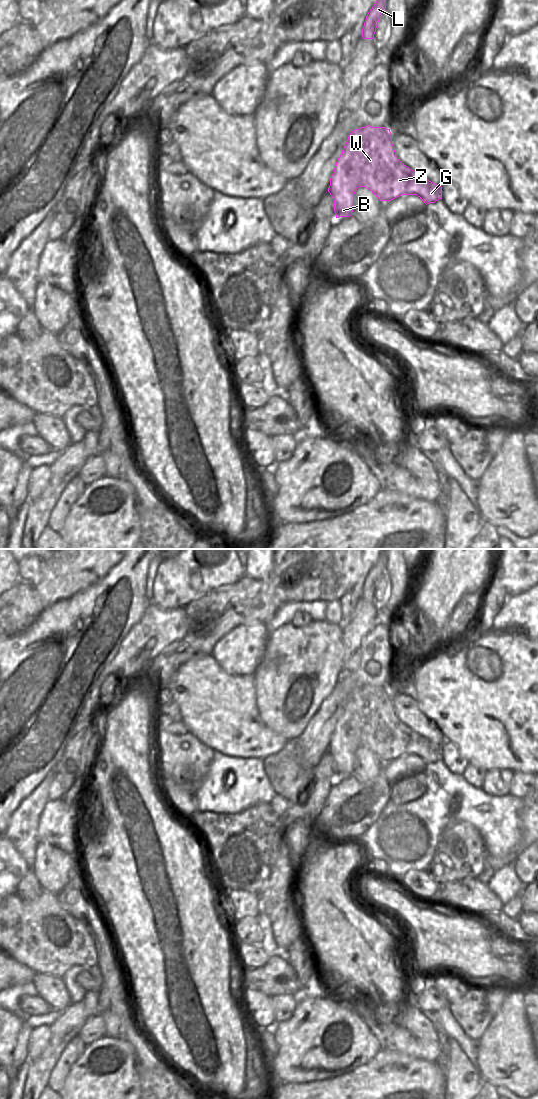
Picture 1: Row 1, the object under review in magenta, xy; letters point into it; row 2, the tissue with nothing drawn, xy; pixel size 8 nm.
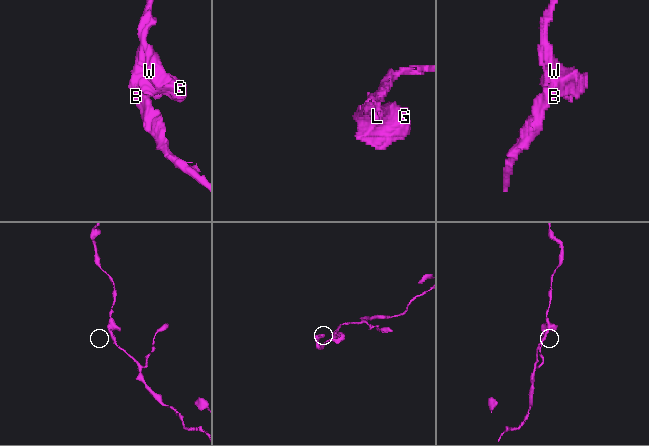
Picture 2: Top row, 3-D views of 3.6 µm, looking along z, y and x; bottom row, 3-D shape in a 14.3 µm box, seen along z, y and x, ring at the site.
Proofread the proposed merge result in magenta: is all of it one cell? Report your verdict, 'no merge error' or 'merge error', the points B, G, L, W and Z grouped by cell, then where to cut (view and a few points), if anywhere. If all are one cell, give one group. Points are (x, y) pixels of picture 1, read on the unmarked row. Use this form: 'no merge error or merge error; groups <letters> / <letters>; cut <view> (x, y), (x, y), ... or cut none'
no merge error; groups B G L W Z; cut none

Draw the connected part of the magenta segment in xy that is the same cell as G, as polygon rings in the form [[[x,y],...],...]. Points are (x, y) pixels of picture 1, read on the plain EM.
[[[369,685],[355,689],[348,696],[342,714],[330,738],[328,752],[334,760],[336,778],[349,777],[354,770],[354,754],[359,747],[369,749],[380,761],[401,755],[417,755],[426,765],[442,759],[442,747],[407,727],[397,716],[390,689]]]

